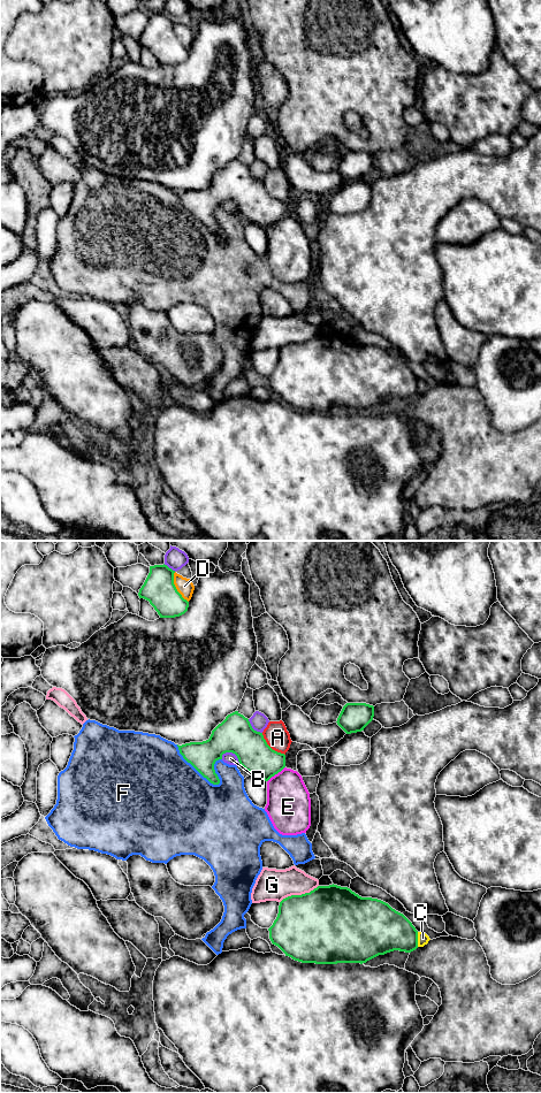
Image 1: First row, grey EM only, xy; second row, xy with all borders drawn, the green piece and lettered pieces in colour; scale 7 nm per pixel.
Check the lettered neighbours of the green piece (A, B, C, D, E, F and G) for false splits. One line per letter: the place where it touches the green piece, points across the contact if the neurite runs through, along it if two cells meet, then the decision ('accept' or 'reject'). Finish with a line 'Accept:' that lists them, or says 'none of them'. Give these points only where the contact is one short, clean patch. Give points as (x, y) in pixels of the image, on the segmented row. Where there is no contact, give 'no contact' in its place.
A: contact xy (269, 747); reject
B: contact xy (233, 753); reject
C: contact xy (417, 939); reject
D: contact xy (175, 587); reject
E: contact xy (275, 773); accept
F: contact xy (196, 769); reject
G: contact xy (298, 895); reject
Accept: E

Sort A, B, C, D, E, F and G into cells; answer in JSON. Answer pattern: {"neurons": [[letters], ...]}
{"neurons": [["A"], ["B"], ["C"], ["D"], ["E"], ["F"], ["G"]]}

